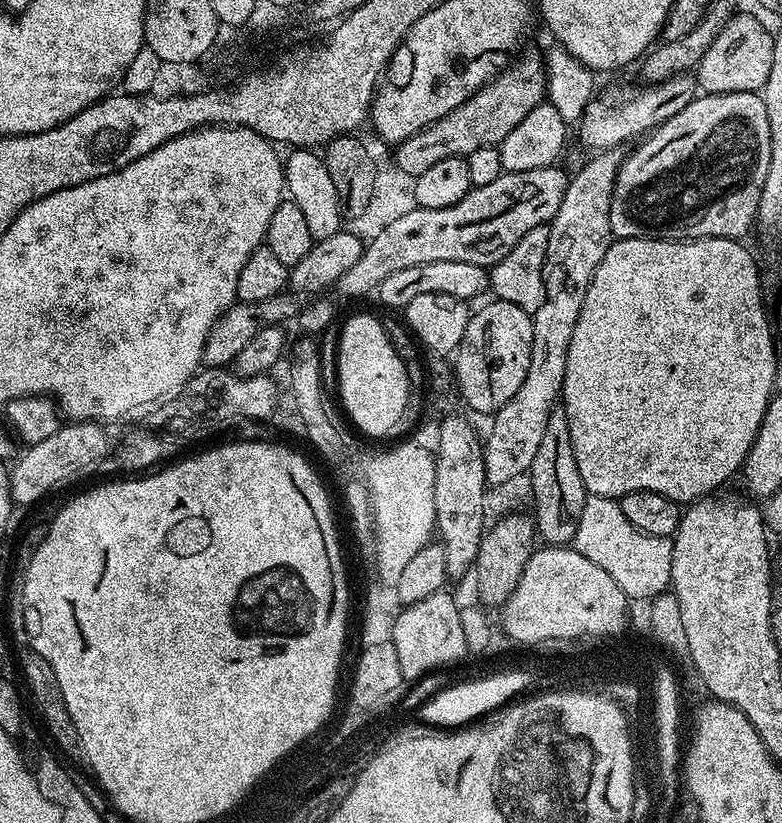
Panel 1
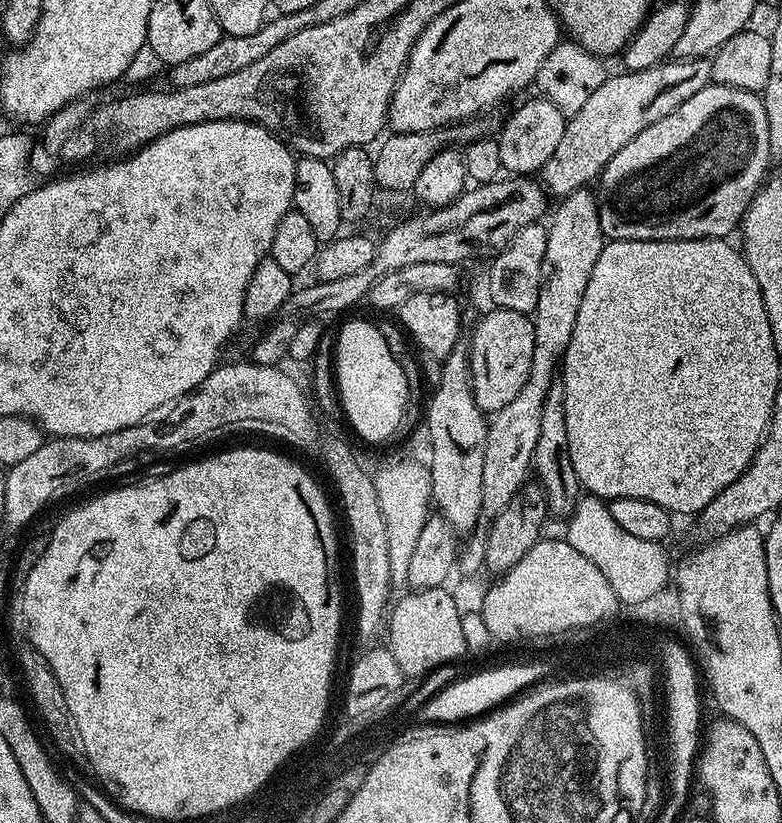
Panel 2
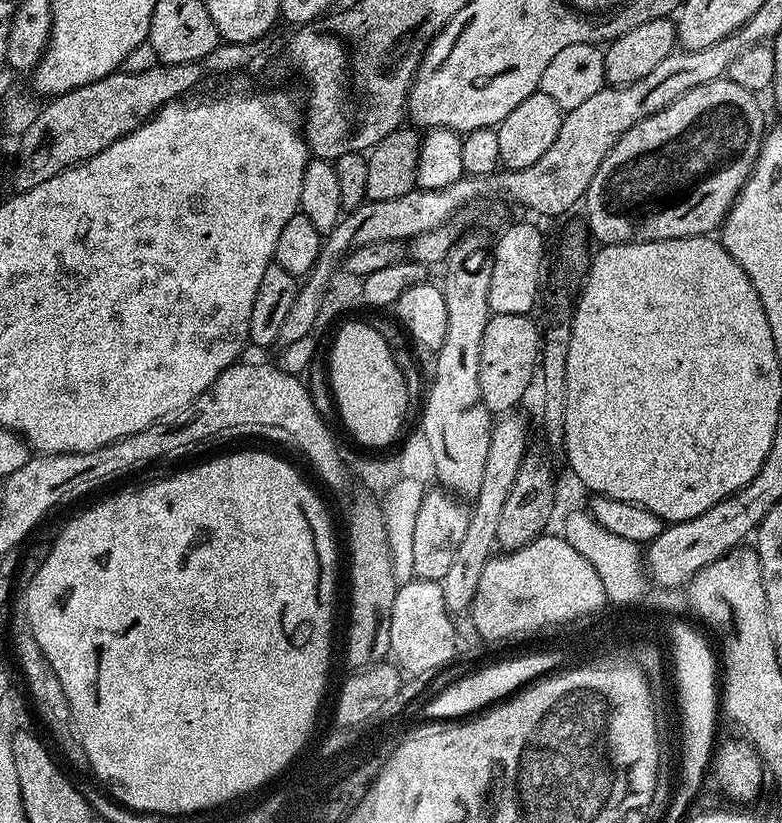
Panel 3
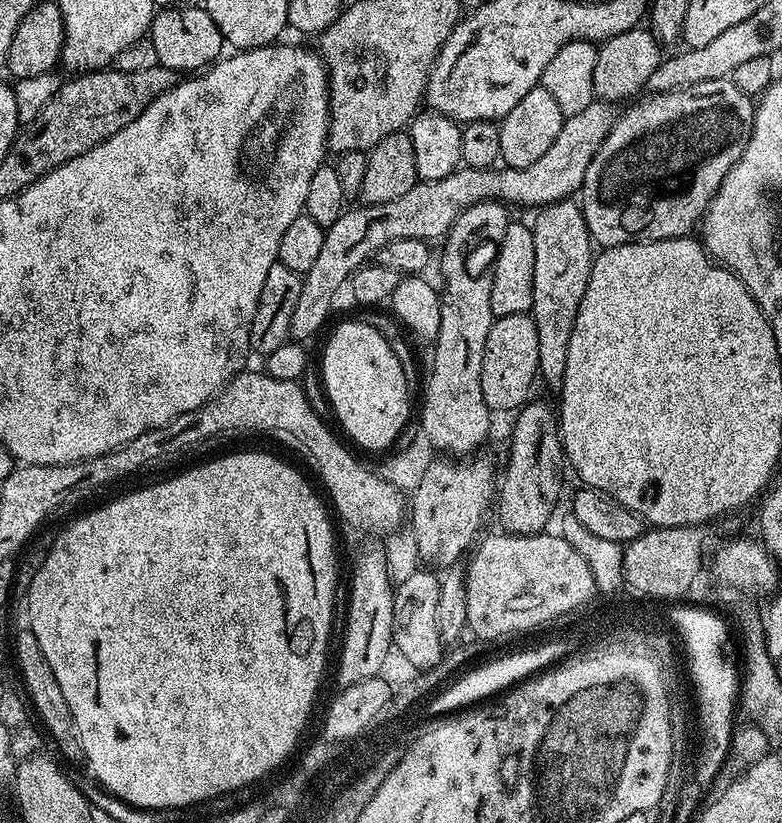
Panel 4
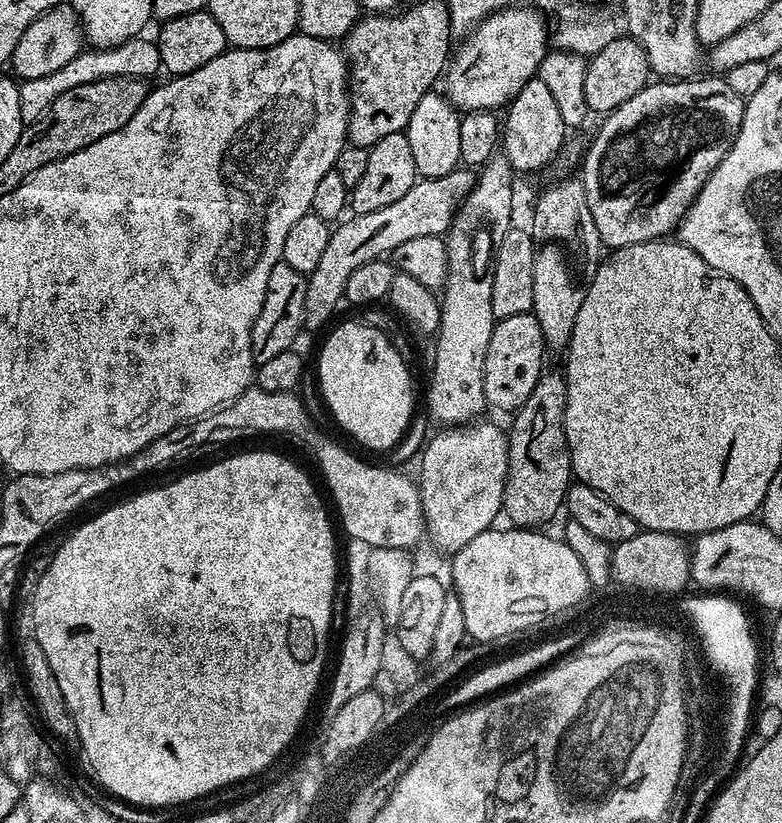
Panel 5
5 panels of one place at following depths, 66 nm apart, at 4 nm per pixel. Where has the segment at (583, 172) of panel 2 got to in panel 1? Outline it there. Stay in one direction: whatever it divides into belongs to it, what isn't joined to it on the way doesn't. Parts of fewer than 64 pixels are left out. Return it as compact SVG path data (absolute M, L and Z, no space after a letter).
M688 72L643 86L645 88L608 88L594 95L578 124L581 142L591 150L619 149L626 140L643 137L662 122L674 118L674 114L686 107L698 92L698 81Z

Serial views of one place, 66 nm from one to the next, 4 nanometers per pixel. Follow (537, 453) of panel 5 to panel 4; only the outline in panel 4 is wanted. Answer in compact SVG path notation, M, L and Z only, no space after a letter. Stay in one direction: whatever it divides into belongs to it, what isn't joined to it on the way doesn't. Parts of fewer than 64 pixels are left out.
M533 399L515 413L516 425L512 428L512 445L508 452L508 469L503 469L498 484L500 524L505 533L513 536L535 536L543 533L556 512L560 491L564 488L566 457L560 440L557 413L548 404Z

